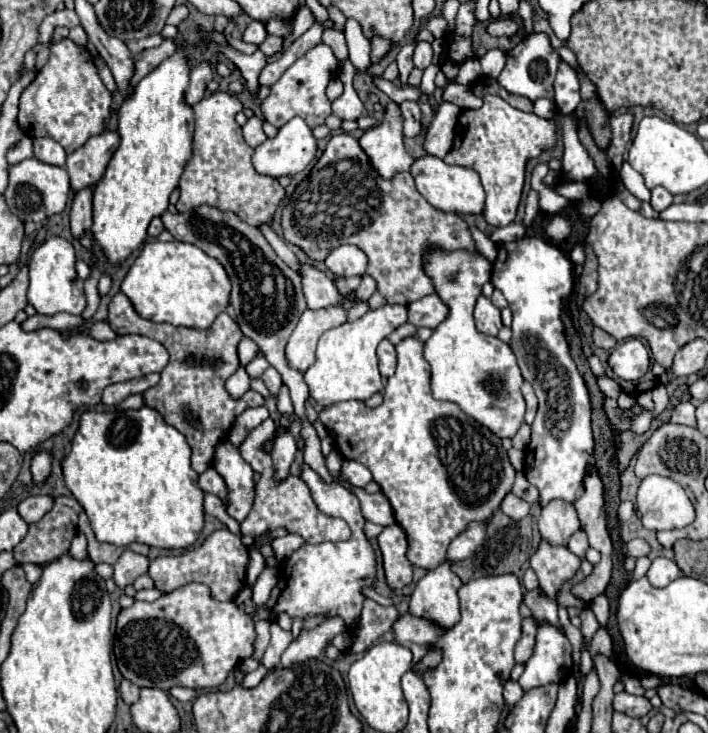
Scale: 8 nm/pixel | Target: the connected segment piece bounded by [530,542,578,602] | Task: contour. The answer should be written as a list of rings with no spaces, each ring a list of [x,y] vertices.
[[[540,542],[536,554],[530,558],[530,564],[538,574],[540,588],[550,600],[556,602],[558,588],[562,588],[564,582],[574,578],[578,570],[578,556],[572,554],[568,548]]]

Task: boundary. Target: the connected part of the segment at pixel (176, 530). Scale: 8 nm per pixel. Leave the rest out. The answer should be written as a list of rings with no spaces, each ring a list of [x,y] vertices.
[[[142,406],[140,410],[124,410],[124,412],[118,412],[118,410],[116,412],[84,412],[82,418],[80,418],[80,428],[78,428],[76,436],[72,438],[72,450],[62,462],[64,482],[66,482],[68,490],[74,494],[74,498],[82,504],[98,542],[128,546],[128,544],[138,540],[138,542],[154,546],[154,548],[180,550],[180,548],[192,546],[198,540],[198,536],[202,534],[202,530],[204,530],[204,492],[202,492],[202,488],[198,488],[198,474],[190,466],[190,456],[192,456],[192,450],[190,450],[186,438],[174,426],[166,424],[164,418],[156,410],[152,410],[148,406]]]

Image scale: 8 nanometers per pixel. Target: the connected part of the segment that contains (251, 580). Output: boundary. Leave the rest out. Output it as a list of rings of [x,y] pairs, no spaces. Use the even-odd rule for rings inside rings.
[[[257,537],[255,539],[254,545],[249,551],[249,562],[246,571],[246,582],[247,584],[253,586],[257,581],[259,575],[265,569],[265,561],[262,554],[259,551],[259,544],[261,543],[261,538]]]

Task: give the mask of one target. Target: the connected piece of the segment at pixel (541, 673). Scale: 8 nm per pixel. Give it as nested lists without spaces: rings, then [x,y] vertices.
[[[538,622],[536,646],[532,658],[520,676],[522,690],[546,686],[550,682],[566,680],[572,674],[572,644],[560,626]]]

